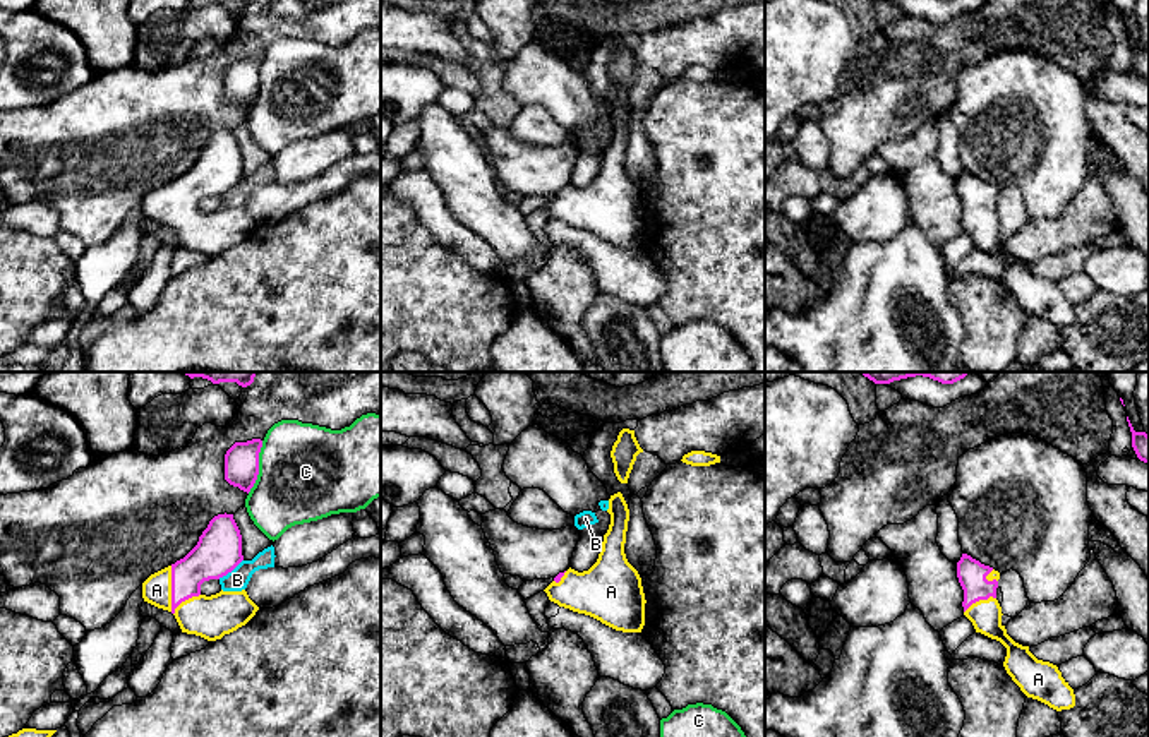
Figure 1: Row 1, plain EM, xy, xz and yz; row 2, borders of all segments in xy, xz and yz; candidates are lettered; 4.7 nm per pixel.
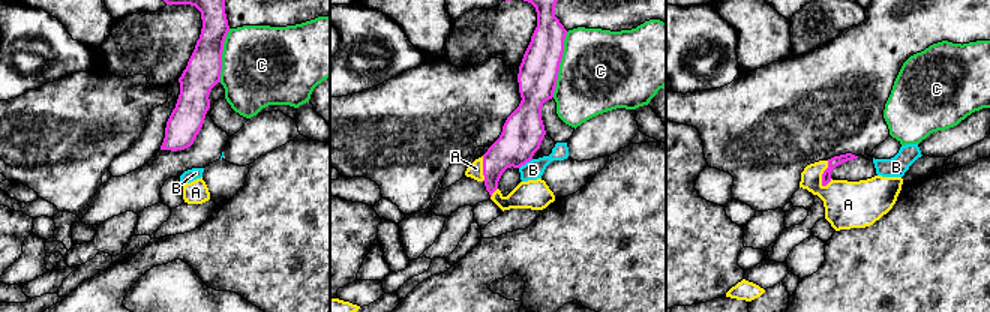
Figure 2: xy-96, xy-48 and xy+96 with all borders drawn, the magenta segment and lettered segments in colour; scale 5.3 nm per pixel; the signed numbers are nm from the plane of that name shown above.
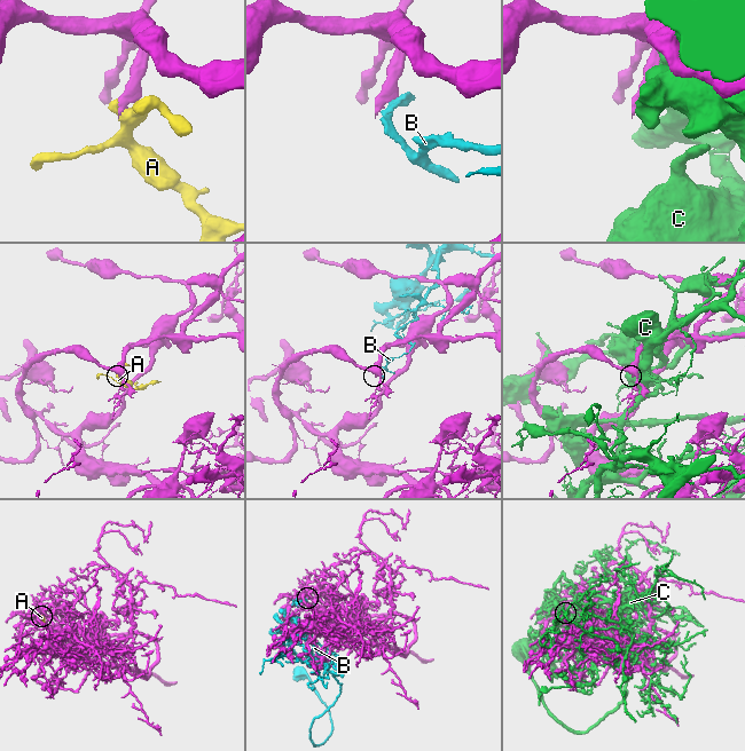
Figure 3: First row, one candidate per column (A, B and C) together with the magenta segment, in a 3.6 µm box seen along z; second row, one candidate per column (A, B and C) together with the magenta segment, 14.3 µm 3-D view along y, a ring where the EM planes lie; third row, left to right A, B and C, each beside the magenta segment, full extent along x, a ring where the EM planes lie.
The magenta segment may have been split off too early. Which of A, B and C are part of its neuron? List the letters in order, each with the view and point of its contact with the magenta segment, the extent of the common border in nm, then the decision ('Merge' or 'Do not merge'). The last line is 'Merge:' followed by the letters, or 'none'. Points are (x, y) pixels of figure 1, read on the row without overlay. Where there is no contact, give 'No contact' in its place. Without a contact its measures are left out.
A: Touches magenta at xy (172, 206). Shared border 240 nm. Merge
B: Touches magenta at xy (230, 187). Shared border 150 nm. Do not merge
C: Touches magenta at xy (258, 83). Shared border 260 nm. Do not merge
Merge: A

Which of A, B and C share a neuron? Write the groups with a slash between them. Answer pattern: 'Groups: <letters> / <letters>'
Groups: A / B / C

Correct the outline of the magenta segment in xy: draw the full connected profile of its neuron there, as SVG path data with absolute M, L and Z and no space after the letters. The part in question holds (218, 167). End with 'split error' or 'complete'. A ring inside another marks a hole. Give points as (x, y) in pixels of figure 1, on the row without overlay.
M218 130L183 175L151 190L142 199L142 214L171 228L182 249L208 257L221 255L245 242L259 223L245 206L221 206L206 213L201 209L201 201L226 192L242 177L242 151L233 130Z; split error

